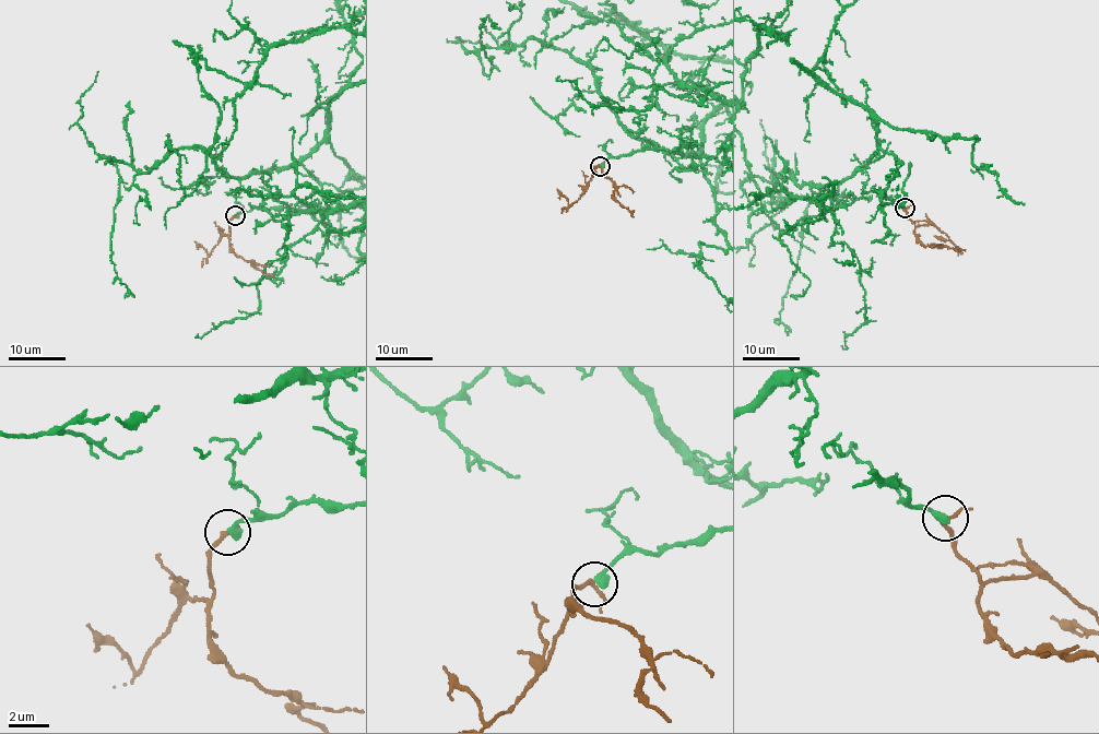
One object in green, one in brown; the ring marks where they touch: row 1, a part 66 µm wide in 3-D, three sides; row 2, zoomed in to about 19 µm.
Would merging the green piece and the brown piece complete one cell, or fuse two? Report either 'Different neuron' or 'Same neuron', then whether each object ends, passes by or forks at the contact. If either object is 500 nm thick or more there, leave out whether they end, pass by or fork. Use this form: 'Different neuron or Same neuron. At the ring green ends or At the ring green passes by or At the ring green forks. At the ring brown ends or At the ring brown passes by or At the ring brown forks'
Same neuron. At the ring green ends. At the ring brown passes by

